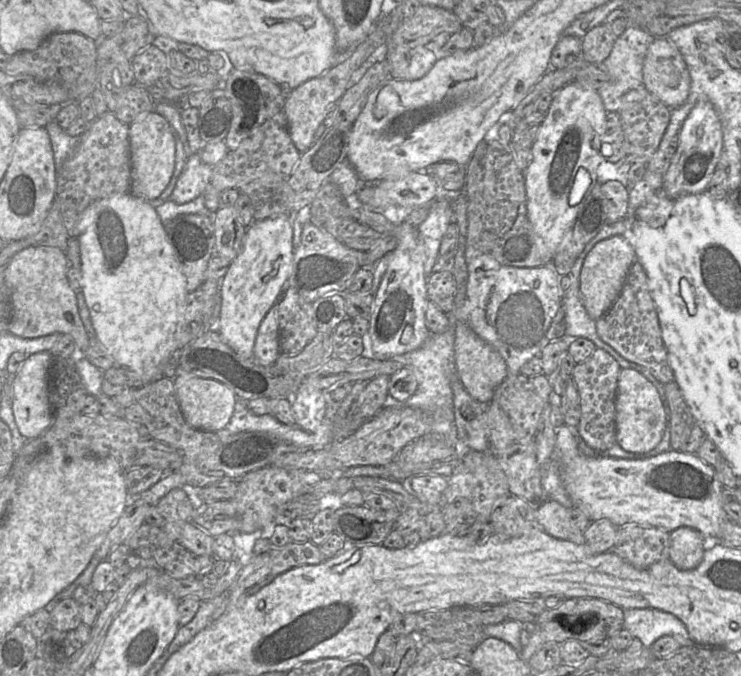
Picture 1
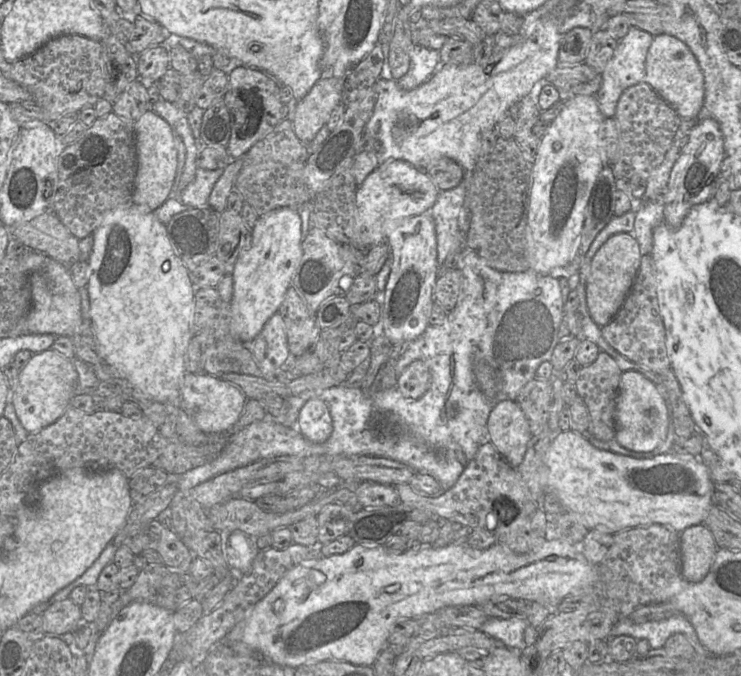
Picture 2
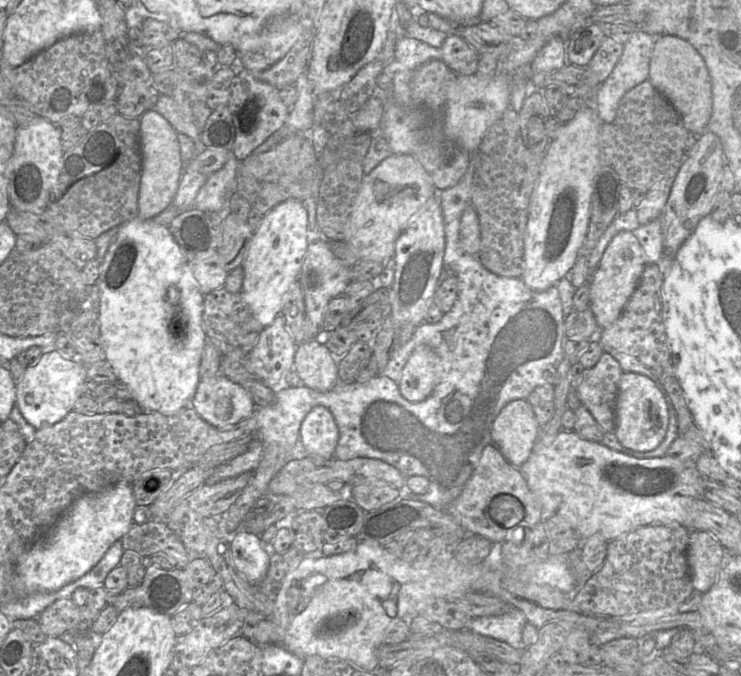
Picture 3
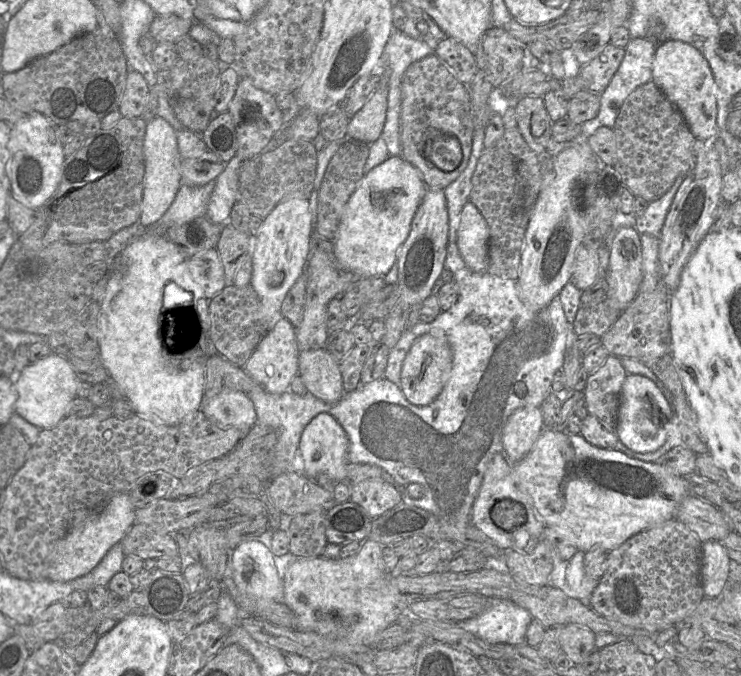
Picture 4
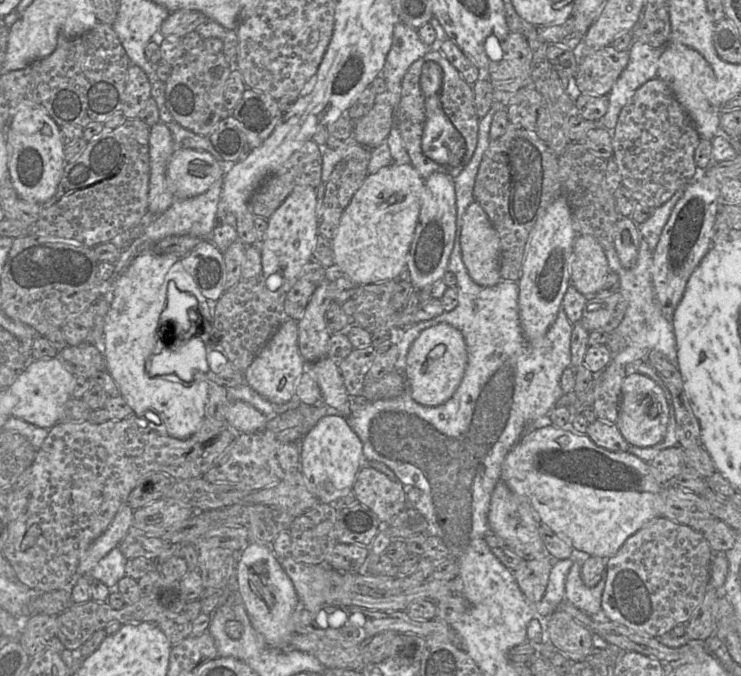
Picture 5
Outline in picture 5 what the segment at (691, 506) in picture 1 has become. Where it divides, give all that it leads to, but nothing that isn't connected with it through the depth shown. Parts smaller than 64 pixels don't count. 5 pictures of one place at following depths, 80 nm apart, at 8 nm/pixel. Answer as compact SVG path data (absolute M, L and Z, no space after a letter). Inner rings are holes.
M552 425L529 428L530 429L522 435L520 440L506 455L502 463L500 479L506 483L513 493L526 499L530 503L533 511L538 514L541 525L546 525L557 535L566 539L575 550L585 552L590 556L598 556L608 559L615 555L625 541L642 529L643 526L658 517L663 517L663 491L665 487L657 481L649 463L642 461L629 452L612 452L597 446L586 434L574 434Z

